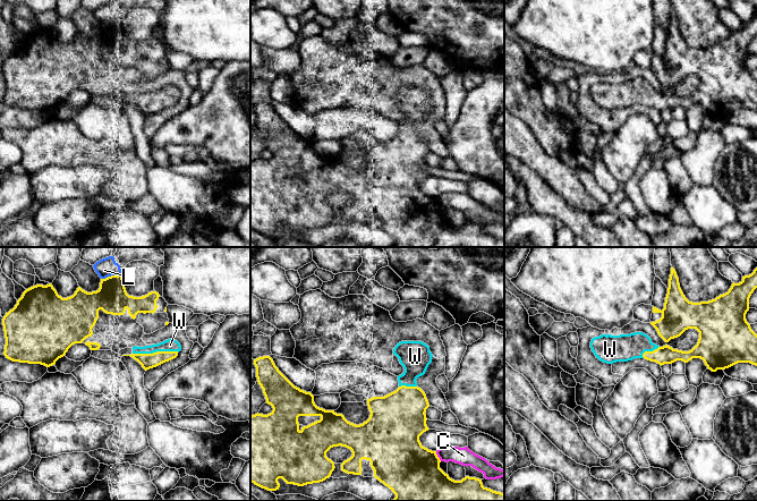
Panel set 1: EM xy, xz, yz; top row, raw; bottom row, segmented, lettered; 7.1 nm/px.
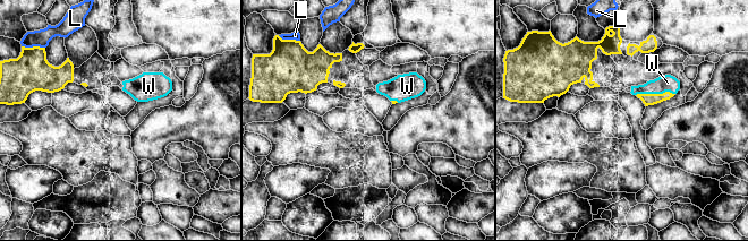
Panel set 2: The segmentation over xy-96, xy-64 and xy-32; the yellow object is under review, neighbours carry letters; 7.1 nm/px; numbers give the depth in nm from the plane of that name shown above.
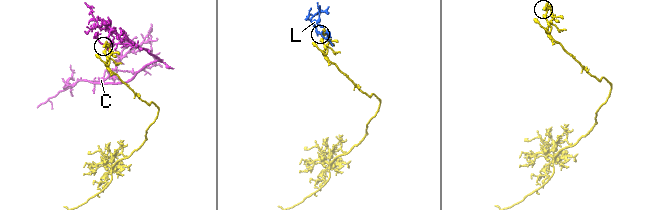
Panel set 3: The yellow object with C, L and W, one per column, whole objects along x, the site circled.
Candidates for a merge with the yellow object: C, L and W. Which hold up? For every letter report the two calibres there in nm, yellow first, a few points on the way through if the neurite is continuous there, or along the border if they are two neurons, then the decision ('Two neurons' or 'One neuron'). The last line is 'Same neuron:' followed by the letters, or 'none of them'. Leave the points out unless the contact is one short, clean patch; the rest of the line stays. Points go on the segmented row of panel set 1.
C: Thickness 380 nm (yellow) against 120 nm. Two neurons
L: Thickness 220 nm (yellow) against 140 nm. Two neurons
W: Thickness 110 nm (yellow) against 90 nm. Path across: xy (147, 361), (156, 351), (163, 351), (170, 345). One neuron
Same neuron: W

